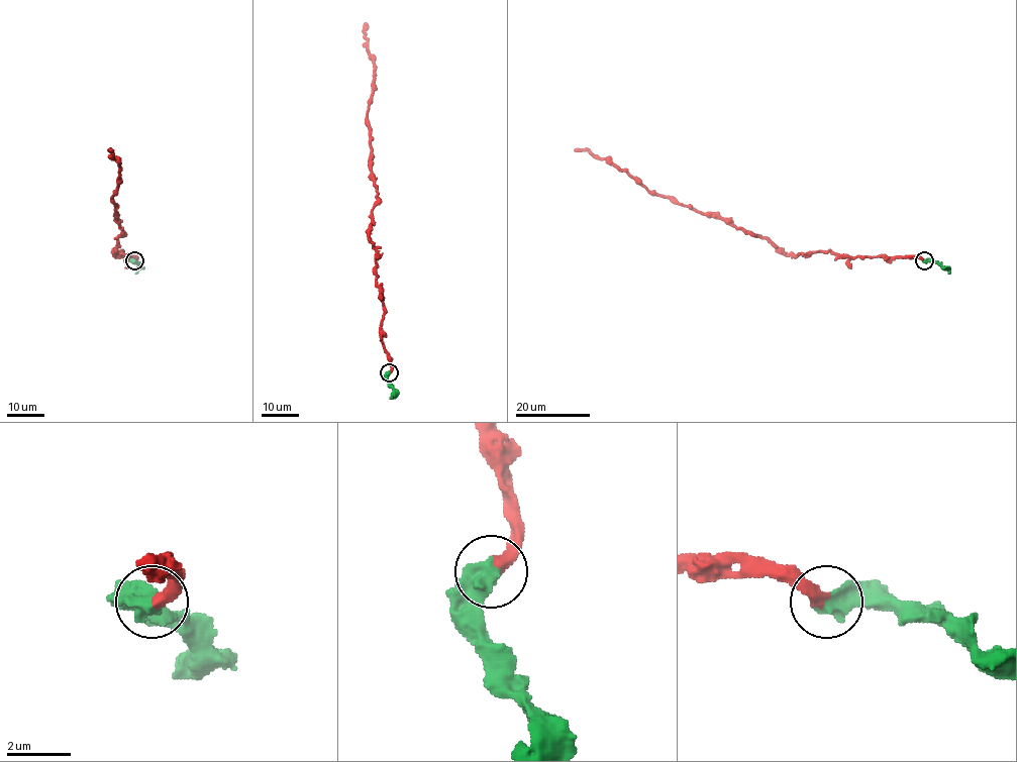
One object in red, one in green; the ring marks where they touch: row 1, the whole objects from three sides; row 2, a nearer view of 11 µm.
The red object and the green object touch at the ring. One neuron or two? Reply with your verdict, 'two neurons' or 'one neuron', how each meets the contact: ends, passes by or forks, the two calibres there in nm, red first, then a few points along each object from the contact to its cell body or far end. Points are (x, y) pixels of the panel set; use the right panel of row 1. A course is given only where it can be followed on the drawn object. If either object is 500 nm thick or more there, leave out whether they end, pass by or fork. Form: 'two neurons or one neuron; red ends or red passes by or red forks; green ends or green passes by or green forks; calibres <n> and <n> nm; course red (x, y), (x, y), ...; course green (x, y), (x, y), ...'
one neuron; calibres 400 and 650 nm; course red (925, 260), (840, 257), (828, 250), (783, 254), (767, 238), (651, 194), (605, 159), (575, 149); course green (925, 260), (936, 260), (949, 273)

